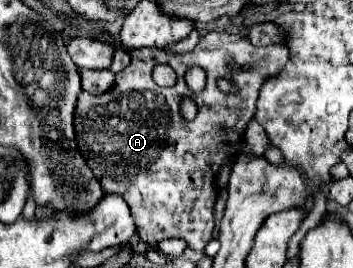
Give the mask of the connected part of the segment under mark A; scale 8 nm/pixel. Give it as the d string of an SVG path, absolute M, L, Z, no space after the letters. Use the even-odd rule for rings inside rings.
M207 32L195 50L187 54L169 54L165 50L157 48L137 48L131 52L131 64L115 74L115 86L101 94L89 94L81 92L75 108L75 134L79 140L79 148L83 158L87 160L93 174L101 180L101 186L109 194L121 196L137 222L137 234L139 238L155 248L159 242L167 238L181 238L187 242L187 248L195 252L205 252L205 246L213 238L213 206L217 200L215 180L221 172L221 166L225 160L233 160L243 150L243 136L249 126L249 122L255 118L255 102L261 90L261 84L269 76L277 76L281 68L285 68L289 60L289 48L285 44L271 44L267 48L253 46L245 36L235 36L227 32ZM157 62L169 62L173 70L177 72L177 84L173 88L161 88L153 82L151 70ZM255 62L259 64L257 70L243 70L243 64ZM189 66L201 66L207 72L207 86L201 94L193 94L183 74ZM217 78L229 78L239 86L237 96L225 96L217 90ZM191 98L195 100L199 112L193 120L185 120L181 114L181 100Z

